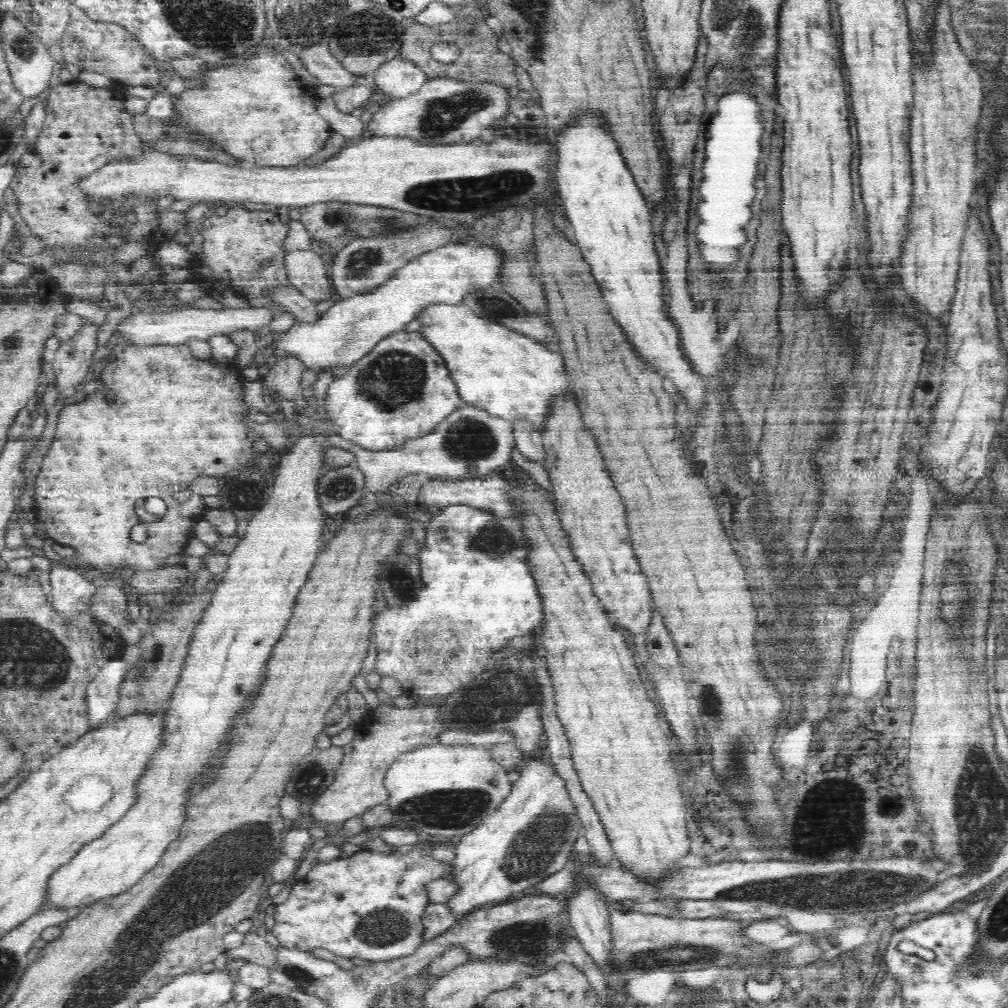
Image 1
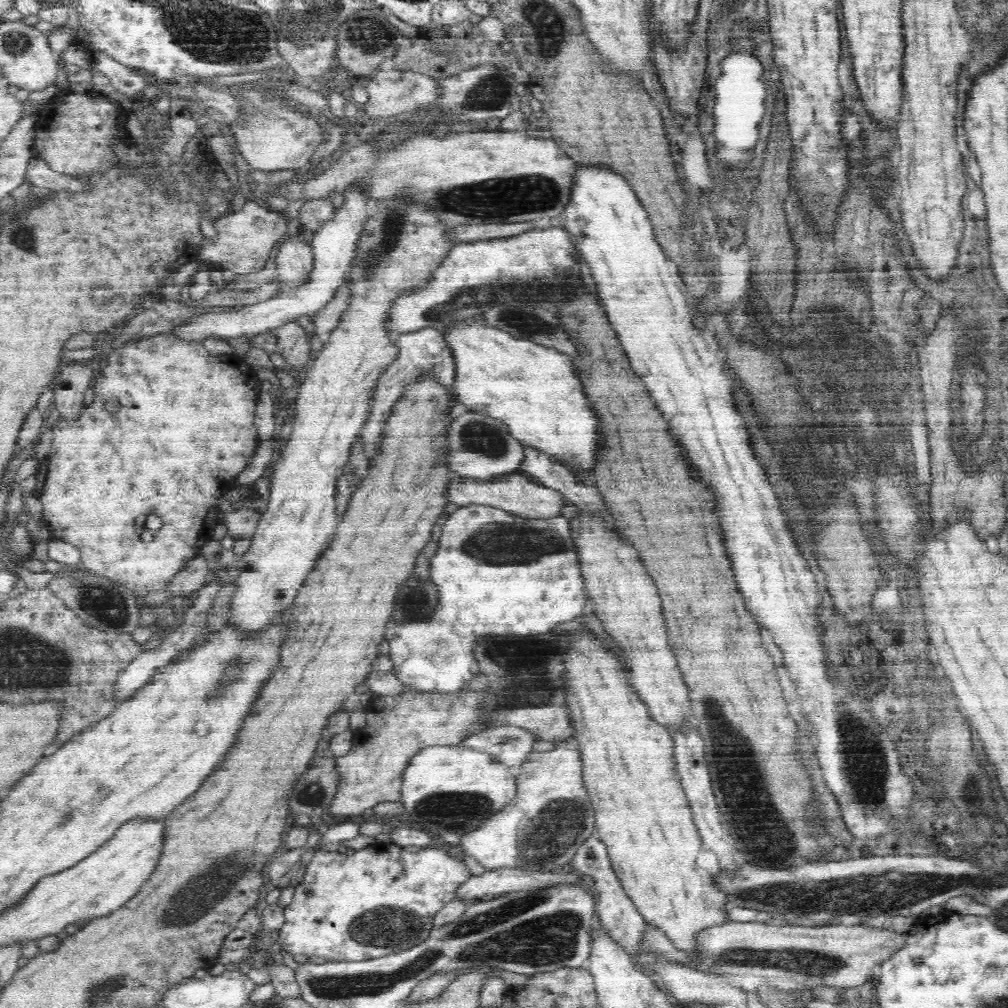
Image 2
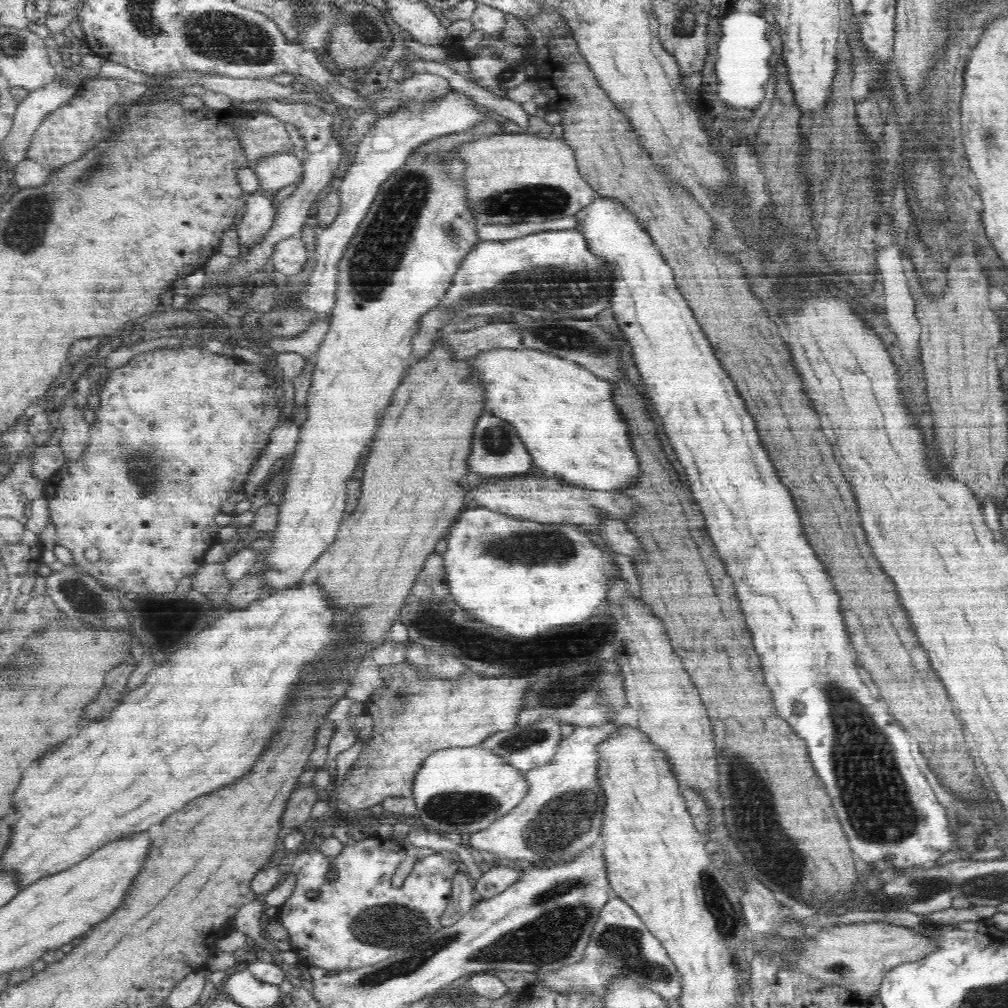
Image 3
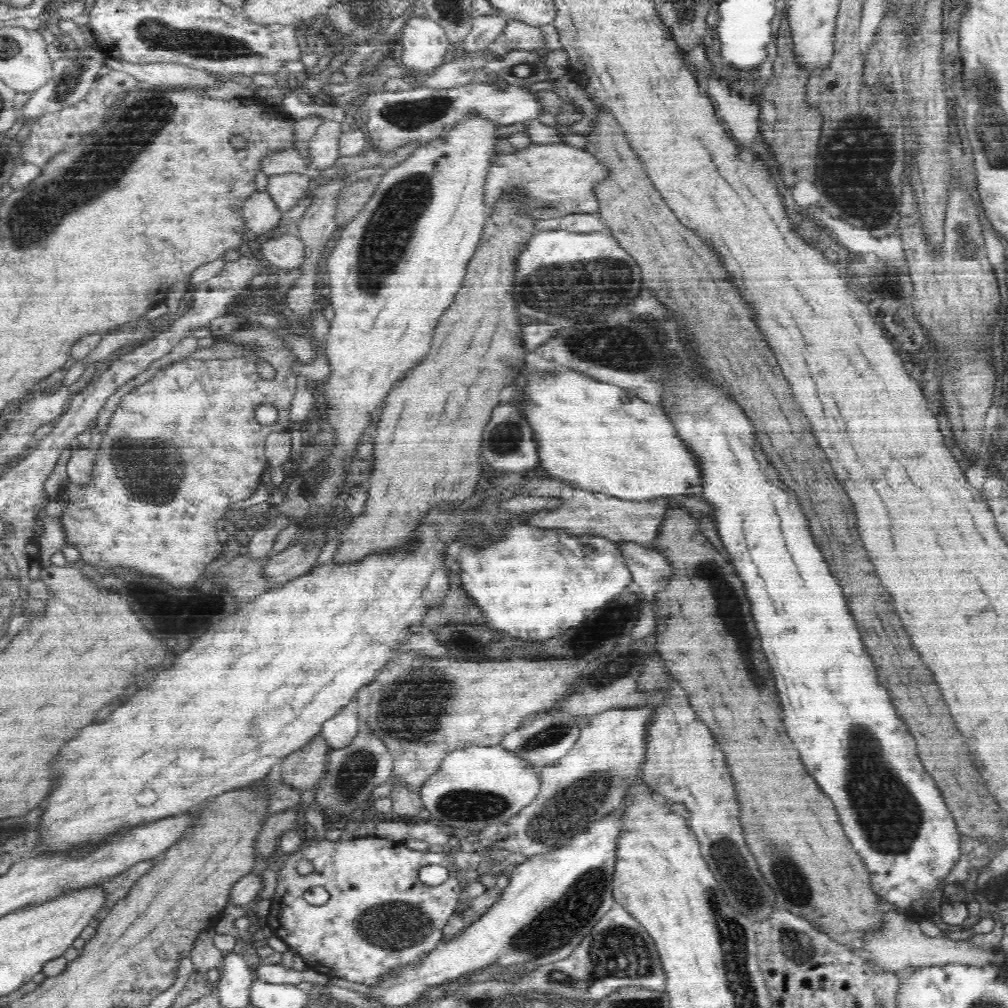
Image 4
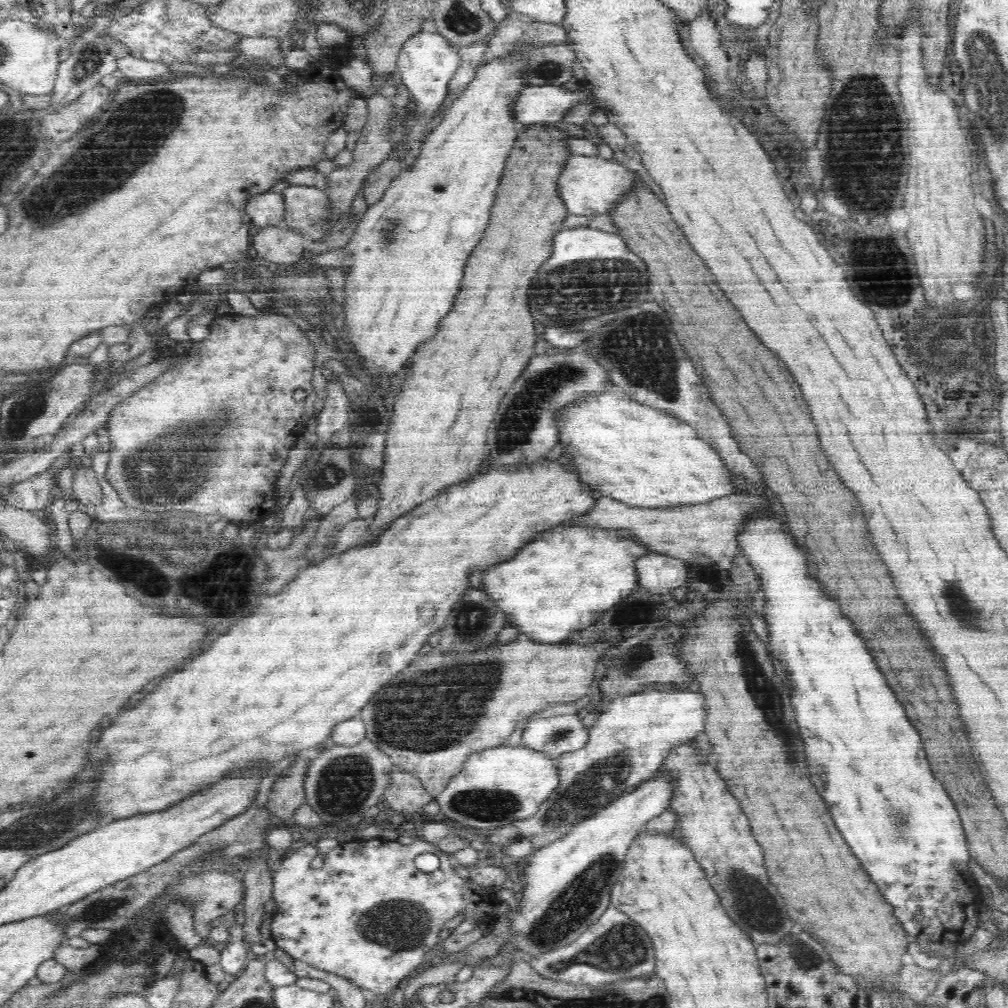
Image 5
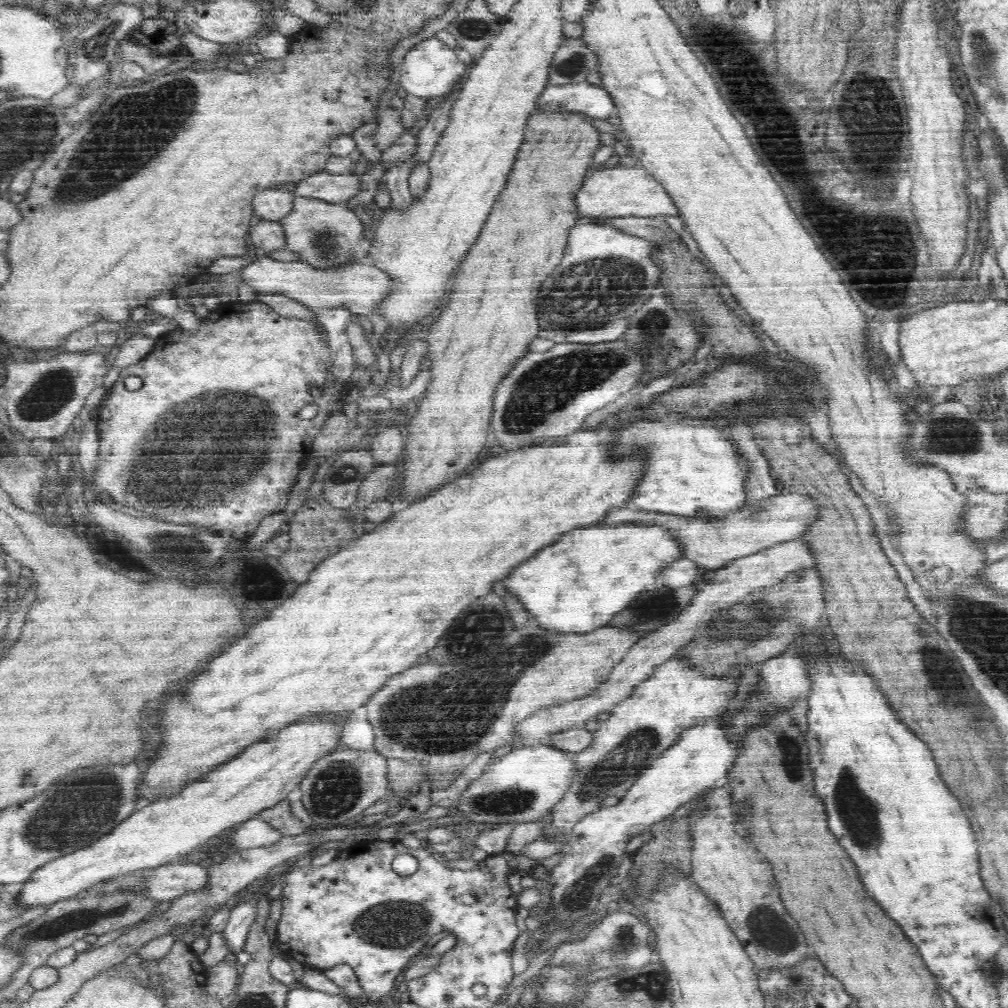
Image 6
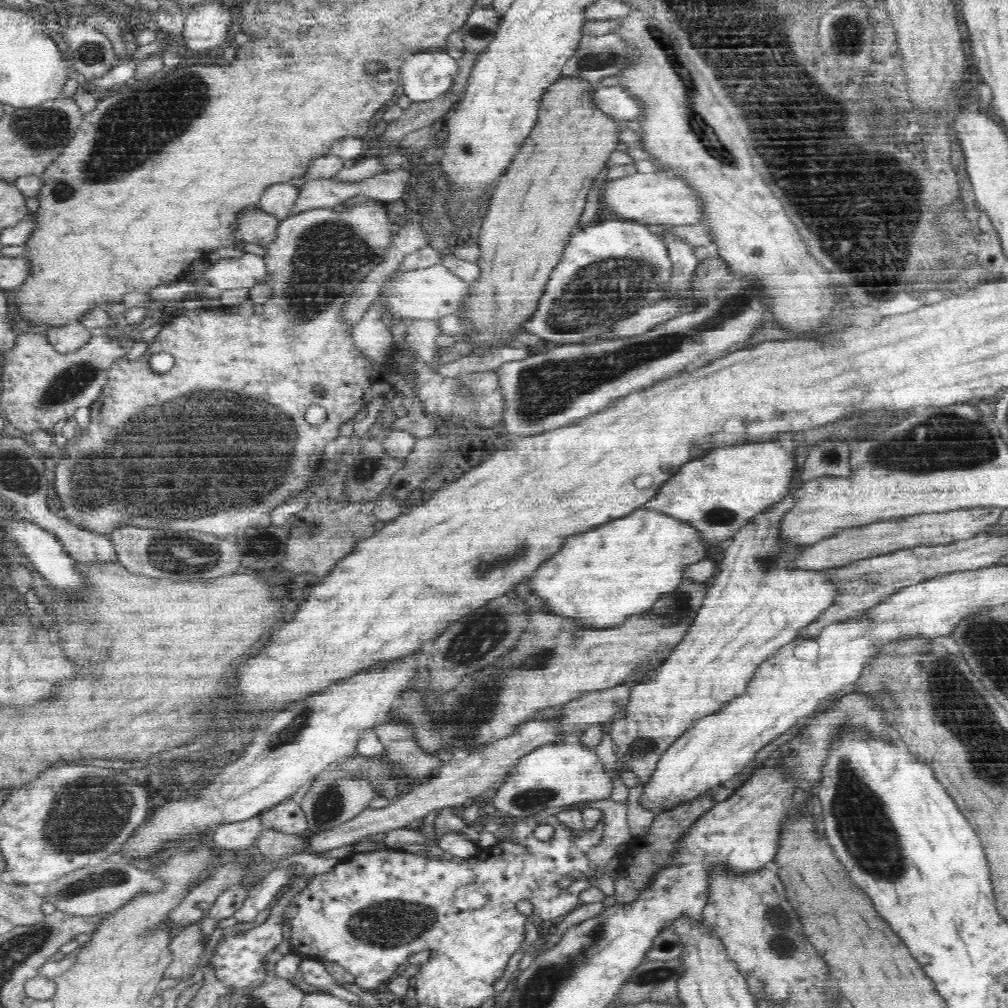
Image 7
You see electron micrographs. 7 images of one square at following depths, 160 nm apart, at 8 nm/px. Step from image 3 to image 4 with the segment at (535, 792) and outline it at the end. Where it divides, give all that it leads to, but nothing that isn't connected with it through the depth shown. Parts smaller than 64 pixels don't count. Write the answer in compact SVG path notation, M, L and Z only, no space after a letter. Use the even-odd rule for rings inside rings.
M648 706L626 710L609 710L589 718L586 727L578 730L576 742L572 744L561 760L544 766L537 773L540 788L530 804L520 808L510 820L488 826L478 831L478 842L485 848L500 848L508 852L523 854L526 857L551 855L559 848L566 847L575 836L594 827L602 819L607 819L616 808L620 808L624 791L620 786L624 784L626 776L633 776L636 769L641 768L645 760L644 720L648 720Z

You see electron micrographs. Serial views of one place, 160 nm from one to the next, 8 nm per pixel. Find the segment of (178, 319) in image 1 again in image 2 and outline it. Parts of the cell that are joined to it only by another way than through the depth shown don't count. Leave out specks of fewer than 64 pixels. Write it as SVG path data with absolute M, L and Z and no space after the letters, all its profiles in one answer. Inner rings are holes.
M356 191L346 194L343 203L338 206L335 217L328 221L313 236L311 247L315 253L315 267L310 282L303 287L290 288L284 286L276 296L257 302L254 304L241 305L228 311L210 312L192 316L184 324L174 326L169 334L182 342L203 343L206 338L214 336L215 338L228 337L254 337L262 333L268 333L269 330L277 326L293 322L300 315L307 315L309 312L318 311L334 296L334 290L345 280L347 273L352 267L352 258L358 249L358 234L362 232L360 226L361 219L367 219L366 216L367 201Z

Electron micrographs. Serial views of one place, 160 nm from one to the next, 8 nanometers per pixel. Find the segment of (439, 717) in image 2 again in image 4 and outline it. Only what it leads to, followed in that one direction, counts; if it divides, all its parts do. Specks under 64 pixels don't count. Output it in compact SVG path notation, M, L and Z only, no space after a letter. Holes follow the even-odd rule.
M398 656L382 664L373 680L356 692L357 706L353 707L359 718L367 720L373 733L386 745L393 768L388 778L364 797L368 797L368 802L372 804L378 798L389 796L398 786L416 792L424 780L437 770L444 752L472 745L498 745L504 734L523 725L524 717L549 712L556 698L560 699L567 692L566 684L578 674L576 668L576 664L566 660L528 662L522 656L514 656L504 662L456 662L450 658Z

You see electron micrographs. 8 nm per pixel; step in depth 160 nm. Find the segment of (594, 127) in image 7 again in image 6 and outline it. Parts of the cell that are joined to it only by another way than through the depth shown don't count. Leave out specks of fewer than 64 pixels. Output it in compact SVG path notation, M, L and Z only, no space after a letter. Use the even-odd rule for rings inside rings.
M531 114L524 130L508 184L500 192L474 248L456 272L458 278L450 302L436 322L425 328L423 340L428 350L424 357L428 358L430 382L424 396L418 400L416 412L406 424L406 434L410 438L404 440L402 476L396 476L396 480L400 478L396 485L402 490L400 496L404 502L422 500L430 490L446 484L450 478L458 478L478 460L490 434L490 414L494 414L496 390L500 382L506 380L506 374L531 351L532 341L538 336L536 294L540 282L560 262L568 230L580 217L572 204L572 188L580 184L580 176L586 172L586 166L600 144L600 133L587 117L566 114Z

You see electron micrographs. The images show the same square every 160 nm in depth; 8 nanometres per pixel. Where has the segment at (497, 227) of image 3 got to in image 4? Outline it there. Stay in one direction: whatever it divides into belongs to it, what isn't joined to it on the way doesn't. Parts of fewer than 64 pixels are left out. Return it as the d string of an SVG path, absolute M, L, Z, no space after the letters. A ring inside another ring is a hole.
M578 213L550 220L536 220L534 229L537 231L564 229L578 234L607 231L605 223L596 213Z

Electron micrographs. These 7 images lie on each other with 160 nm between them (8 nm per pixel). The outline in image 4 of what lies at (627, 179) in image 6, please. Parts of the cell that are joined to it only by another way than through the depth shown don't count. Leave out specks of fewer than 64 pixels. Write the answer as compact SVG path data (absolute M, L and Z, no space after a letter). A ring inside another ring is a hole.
M566 143L535 144L524 146L524 148L514 148L512 152L506 154L490 154L489 164L486 168L484 184L481 185L482 200L484 200L484 209L486 216L496 212L494 204L498 200L520 200L524 208L514 208L518 215L526 215L528 219L550 220L560 218L561 216L578 214L578 213L596 213L599 209L599 203L595 194L590 190L592 182L604 176L604 168L592 160L582 149L572 148Z

